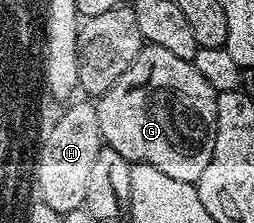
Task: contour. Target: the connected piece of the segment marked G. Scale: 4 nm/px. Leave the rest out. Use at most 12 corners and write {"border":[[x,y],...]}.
{"border":[[167,49],[96,100],[130,164],[196,184],[215,149],[217,92]]}

